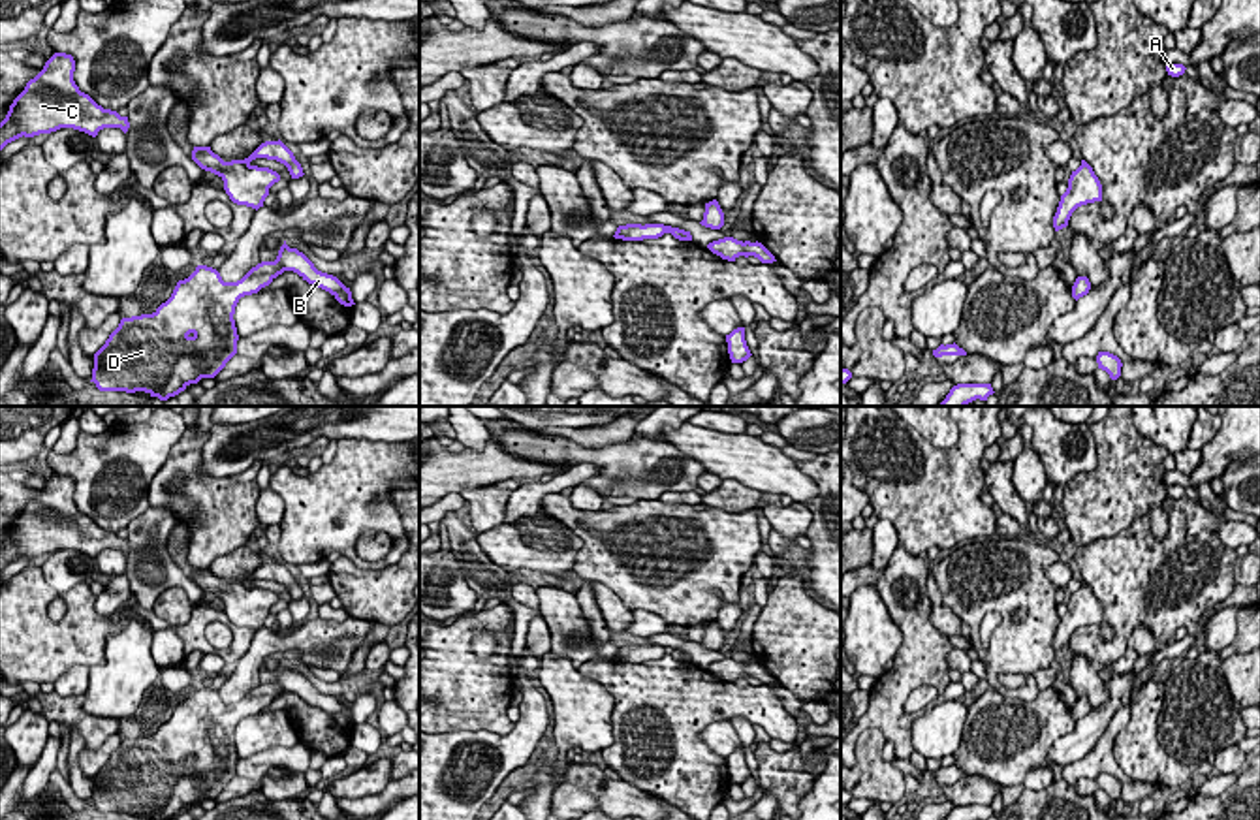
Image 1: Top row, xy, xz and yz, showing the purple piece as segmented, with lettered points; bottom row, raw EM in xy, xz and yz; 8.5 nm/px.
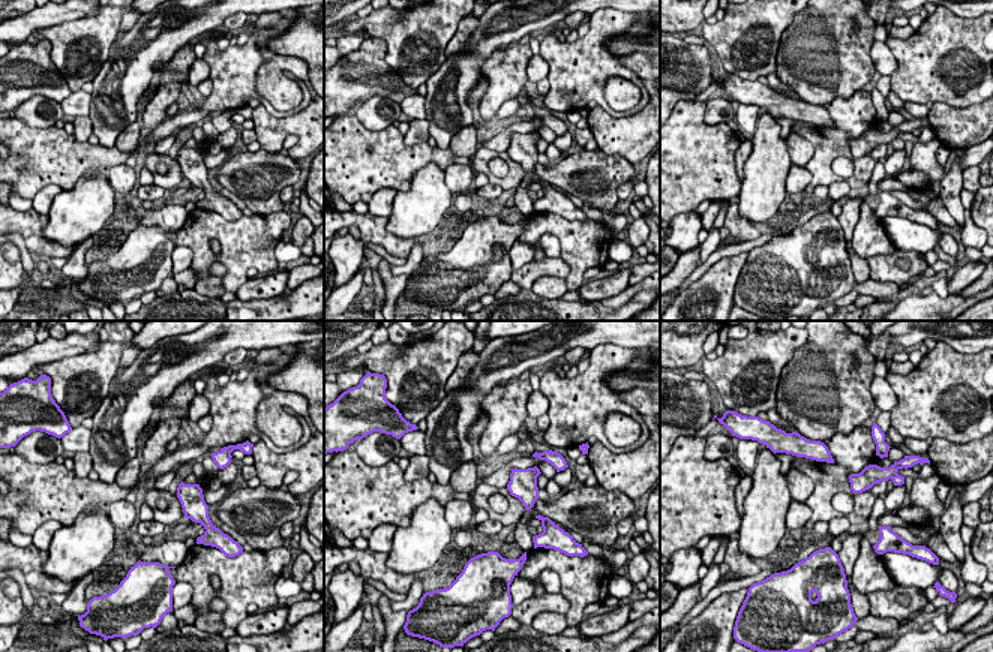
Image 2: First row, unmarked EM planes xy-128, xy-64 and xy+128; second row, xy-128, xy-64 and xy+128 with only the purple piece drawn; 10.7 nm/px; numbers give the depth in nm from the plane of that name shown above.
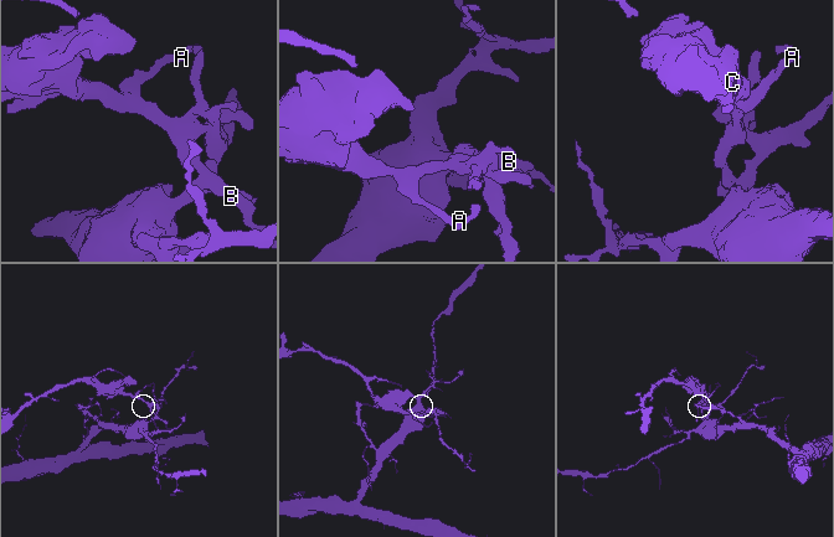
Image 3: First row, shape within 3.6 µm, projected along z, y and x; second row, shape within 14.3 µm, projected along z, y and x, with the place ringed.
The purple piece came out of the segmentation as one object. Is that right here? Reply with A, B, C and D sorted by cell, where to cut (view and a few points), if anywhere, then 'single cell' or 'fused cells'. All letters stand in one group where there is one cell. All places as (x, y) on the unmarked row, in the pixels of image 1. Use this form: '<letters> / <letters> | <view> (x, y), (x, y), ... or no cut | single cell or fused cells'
A B C / D | xy (275, 681), (284, 691) | fused cells

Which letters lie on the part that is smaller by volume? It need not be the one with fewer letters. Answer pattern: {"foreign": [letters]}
{"foreign": ["A", "B", "C"]}

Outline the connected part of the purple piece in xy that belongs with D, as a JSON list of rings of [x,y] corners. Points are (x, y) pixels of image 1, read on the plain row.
[[[261,683],[241,702],[224,703],[220,694],[207,686],[179,702],[171,718],[152,735],[122,739],[105,765],[94,775],[92,801],[100,812],[145,812],[150,818],[169,820],[201,799],[214,799],[237,775],[235,728],[241,718],[269,707],[284,688]]]

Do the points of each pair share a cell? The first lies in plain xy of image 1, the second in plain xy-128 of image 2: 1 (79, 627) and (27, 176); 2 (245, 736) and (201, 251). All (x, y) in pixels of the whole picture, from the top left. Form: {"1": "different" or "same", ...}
{"1": "same", "2": "different"}

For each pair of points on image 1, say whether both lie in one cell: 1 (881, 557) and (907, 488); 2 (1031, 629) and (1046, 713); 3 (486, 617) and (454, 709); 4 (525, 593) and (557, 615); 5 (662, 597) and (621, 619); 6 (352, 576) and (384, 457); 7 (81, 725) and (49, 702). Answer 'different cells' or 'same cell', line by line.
1: different cells
2: different cells
3: same cell
4: different cells
5: different cells
6: different cells
7: same cell

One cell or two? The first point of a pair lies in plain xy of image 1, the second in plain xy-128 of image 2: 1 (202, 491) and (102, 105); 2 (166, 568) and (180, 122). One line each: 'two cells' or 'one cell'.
1: two cells
2: two cells

